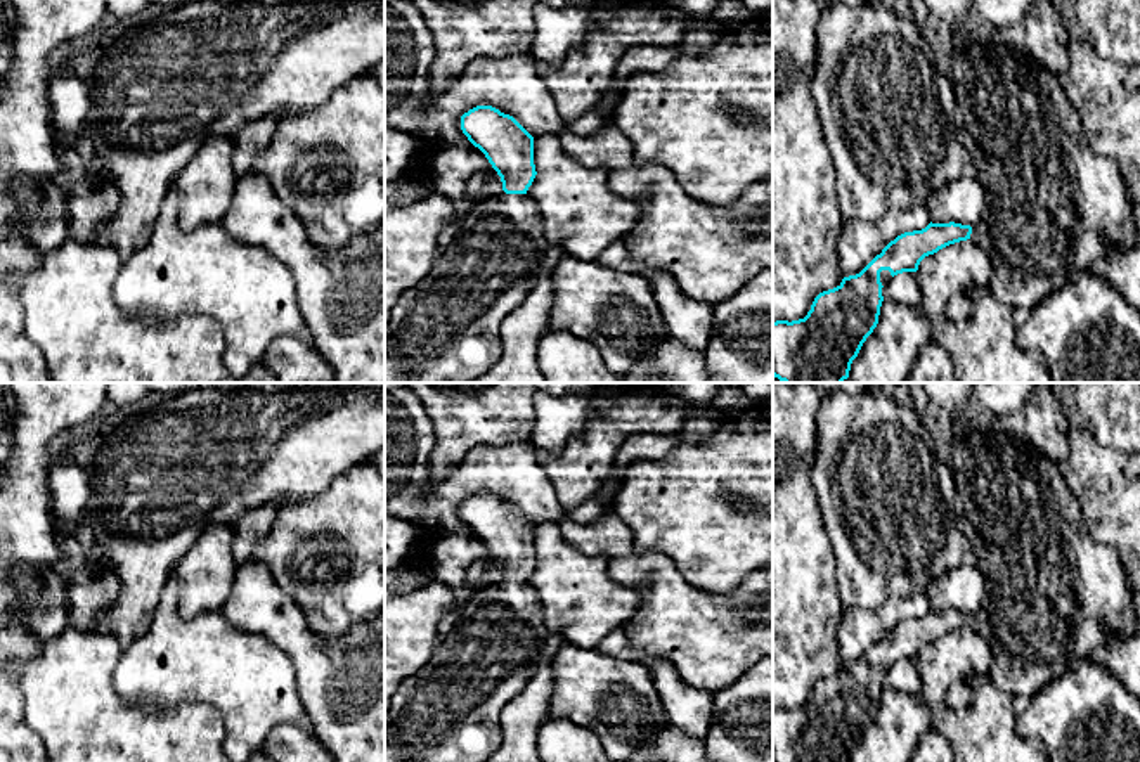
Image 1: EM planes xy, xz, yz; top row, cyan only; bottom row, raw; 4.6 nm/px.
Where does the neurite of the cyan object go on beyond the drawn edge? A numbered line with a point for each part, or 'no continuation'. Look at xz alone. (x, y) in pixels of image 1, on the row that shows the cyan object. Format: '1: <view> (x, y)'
1: xz (446, 329)

